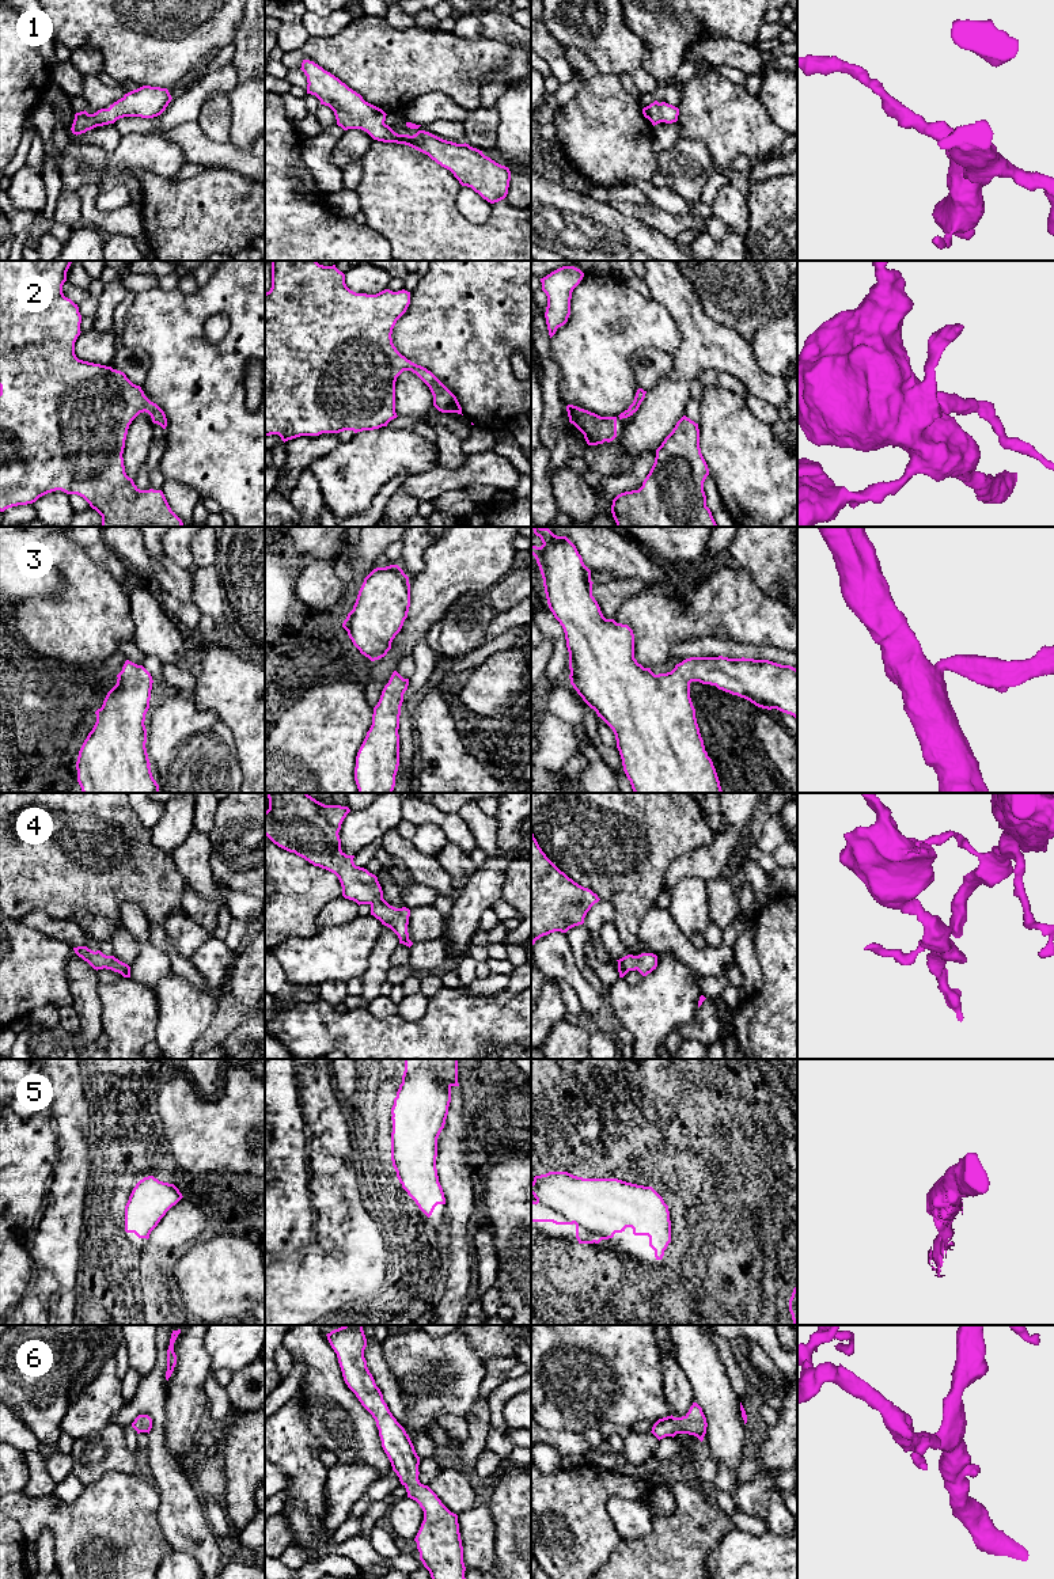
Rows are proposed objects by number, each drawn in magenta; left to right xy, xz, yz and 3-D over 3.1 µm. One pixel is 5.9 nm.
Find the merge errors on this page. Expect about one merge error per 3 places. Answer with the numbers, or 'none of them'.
5

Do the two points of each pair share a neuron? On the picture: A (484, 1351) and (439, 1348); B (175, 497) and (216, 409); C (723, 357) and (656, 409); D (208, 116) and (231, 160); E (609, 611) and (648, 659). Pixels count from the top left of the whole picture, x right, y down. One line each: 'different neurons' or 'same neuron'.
A: different neurons
B: different neurons
C: same neuron
D: different neurons
E: different neurons

